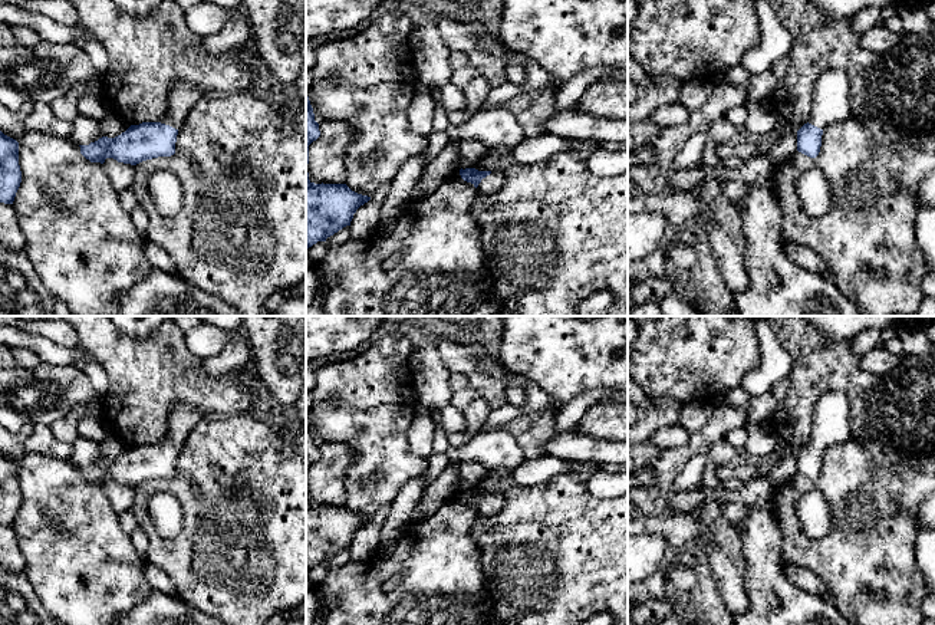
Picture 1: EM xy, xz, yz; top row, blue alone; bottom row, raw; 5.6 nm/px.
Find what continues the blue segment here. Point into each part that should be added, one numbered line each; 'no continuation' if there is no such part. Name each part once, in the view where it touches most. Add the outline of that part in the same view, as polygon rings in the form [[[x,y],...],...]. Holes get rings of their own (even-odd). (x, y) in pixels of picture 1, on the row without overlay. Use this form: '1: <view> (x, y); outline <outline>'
1: xz (494, 503); outline [[[494,491],[490,497],[481,501],[475,510],[475,519],[487,519],[497,514],[504,507],[503,491]]]

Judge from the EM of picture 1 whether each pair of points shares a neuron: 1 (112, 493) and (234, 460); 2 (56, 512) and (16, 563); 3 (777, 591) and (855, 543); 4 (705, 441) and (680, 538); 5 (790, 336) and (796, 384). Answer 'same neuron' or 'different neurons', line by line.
1: different neurons
2: different neurons
3: different neurons
4: same neuron
5: same neuron

